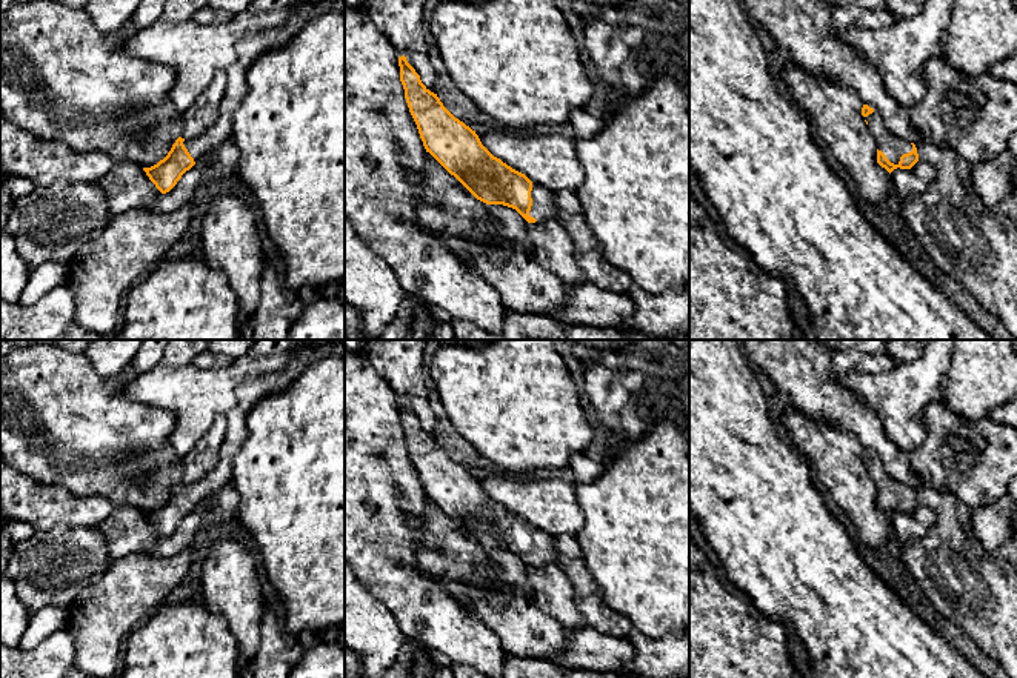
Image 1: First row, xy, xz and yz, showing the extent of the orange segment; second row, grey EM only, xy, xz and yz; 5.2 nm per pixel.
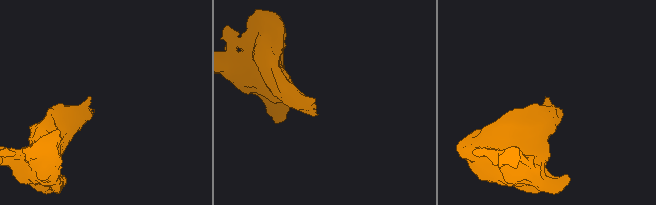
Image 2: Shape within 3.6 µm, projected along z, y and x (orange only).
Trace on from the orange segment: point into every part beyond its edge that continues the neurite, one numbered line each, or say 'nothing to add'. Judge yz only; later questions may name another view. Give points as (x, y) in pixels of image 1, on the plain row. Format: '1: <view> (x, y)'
1: yz (893, 491)

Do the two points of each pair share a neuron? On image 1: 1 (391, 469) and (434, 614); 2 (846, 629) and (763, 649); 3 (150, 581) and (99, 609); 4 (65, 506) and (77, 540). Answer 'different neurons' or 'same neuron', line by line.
1: same neuron
2: different neurons
3: same neuron
4: different neurons

